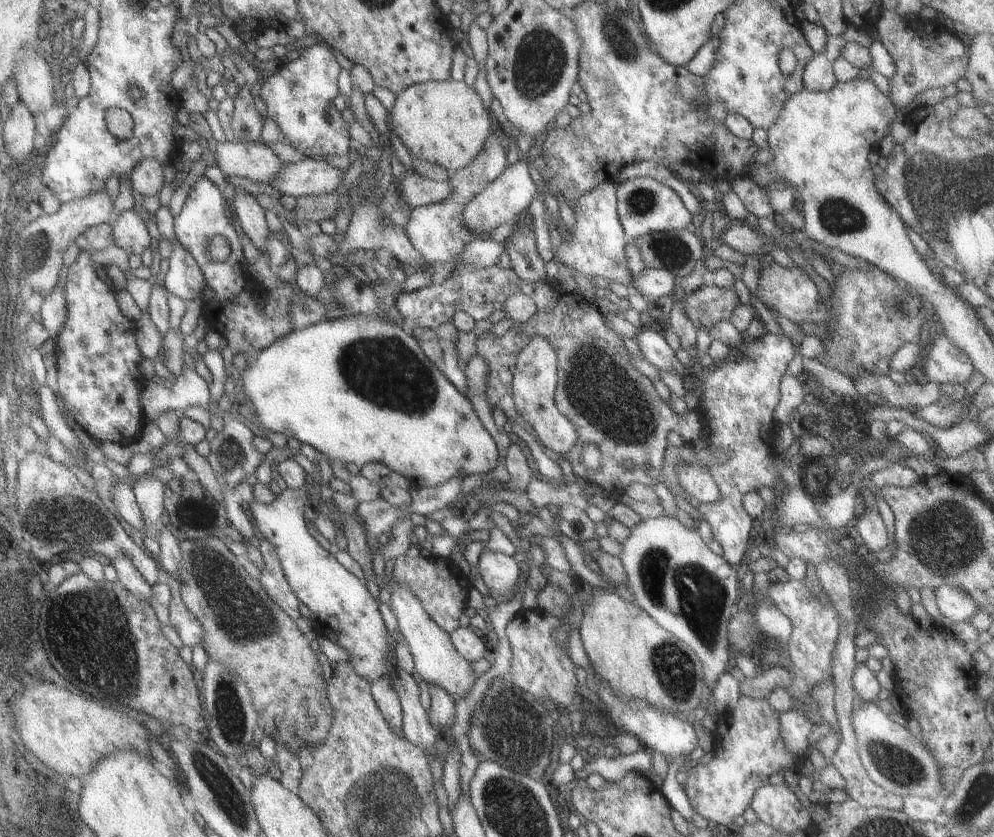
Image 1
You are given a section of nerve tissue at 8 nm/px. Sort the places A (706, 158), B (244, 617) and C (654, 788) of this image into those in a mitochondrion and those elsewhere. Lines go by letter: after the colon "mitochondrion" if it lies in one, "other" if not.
A: other
B: mitochondrion
C: other

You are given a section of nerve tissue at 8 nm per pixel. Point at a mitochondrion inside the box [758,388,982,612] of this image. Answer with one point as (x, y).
(942, 535)

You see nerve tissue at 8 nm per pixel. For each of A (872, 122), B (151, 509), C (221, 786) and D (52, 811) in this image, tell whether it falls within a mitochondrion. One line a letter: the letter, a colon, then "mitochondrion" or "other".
A: other
B: other
C: mitochondrion
D: other

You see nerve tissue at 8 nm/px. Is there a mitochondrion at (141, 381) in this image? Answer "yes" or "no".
no

